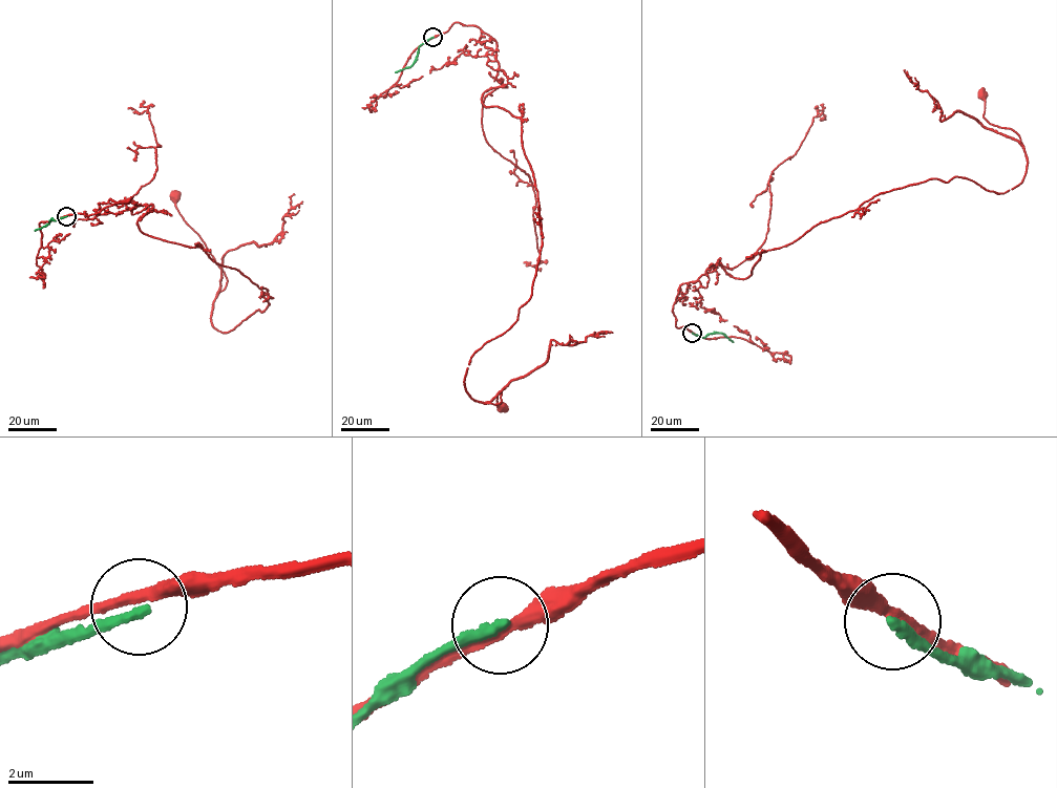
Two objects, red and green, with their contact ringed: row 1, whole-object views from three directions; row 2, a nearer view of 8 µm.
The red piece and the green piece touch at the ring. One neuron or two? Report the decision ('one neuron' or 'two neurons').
two neurons

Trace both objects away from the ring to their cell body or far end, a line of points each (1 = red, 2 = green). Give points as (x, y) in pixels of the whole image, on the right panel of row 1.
1: (692, 333), (679, 288), (719, 260), (748, 277), (931, 178), (1021, 182), (1019, 135), (982, 94)
2: (692, 333), (702, 338), (721, 334), (733, 342)

